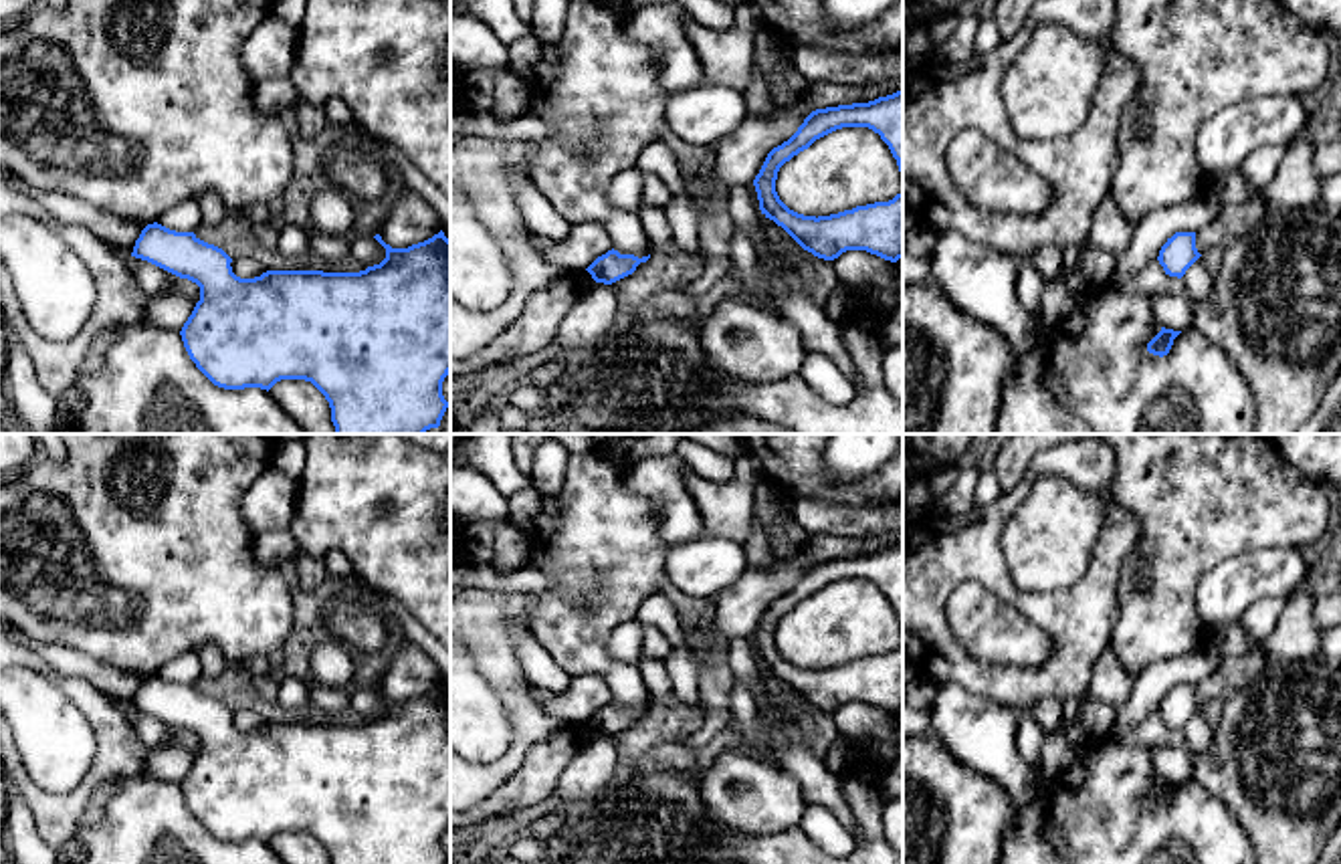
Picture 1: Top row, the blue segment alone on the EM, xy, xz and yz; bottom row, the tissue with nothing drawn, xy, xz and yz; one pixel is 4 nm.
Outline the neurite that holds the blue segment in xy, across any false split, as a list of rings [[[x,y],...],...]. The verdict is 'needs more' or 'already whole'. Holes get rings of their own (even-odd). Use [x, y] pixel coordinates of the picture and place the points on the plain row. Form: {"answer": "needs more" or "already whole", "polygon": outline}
{"answer": "already whole", "polygon": [[[158,674],[141,682],[131,709],[200,739],[200,753],[180,787],[190,812],[218,840],[269,844],[281,832],[305,832],[325,848],[331,864],[446,864],[442,834],[450,826],[450,692],[442,682],[408,700],[392,700],[380,686],[374,690],[386,700],[386,711],[359,725],[267,723],[240,731],[222,700]]]}

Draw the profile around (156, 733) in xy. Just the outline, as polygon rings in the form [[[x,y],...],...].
[[[131,707],[129,713],[135,733],[149,749],[174,747],[172,739],[176,733],[180,733],[180,729]]]

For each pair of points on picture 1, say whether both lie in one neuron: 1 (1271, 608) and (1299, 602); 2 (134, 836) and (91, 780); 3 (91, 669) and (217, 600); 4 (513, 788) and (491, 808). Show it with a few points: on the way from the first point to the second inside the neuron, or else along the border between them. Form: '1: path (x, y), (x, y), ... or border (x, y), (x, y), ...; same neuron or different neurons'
1: border (1285, 600), (1277, 626), (1259, 640); different neurons
2: path (134, 812), (130, 776), (116, 772); same neuron
3: border (59, 644), (79, 649), (144, 679); different neurons
4: path (507, 794), (497, 802); same neuron

